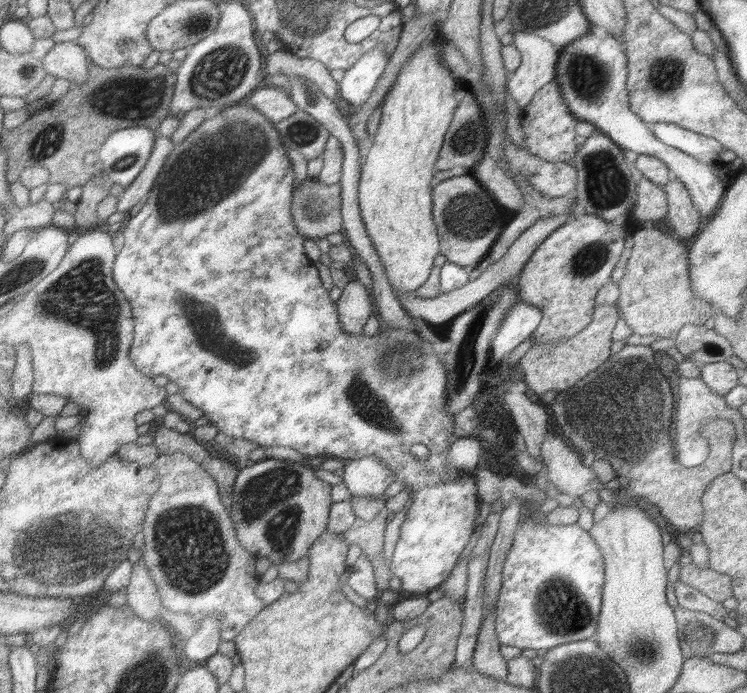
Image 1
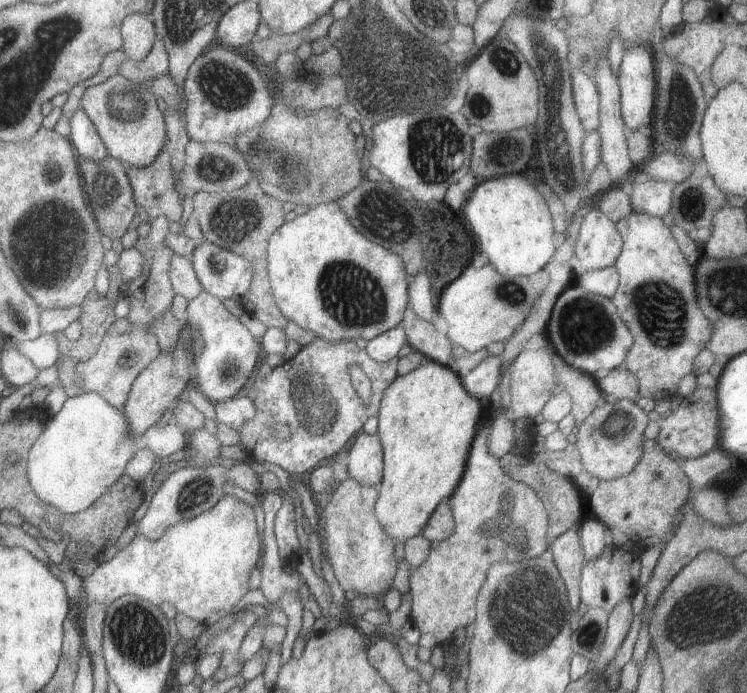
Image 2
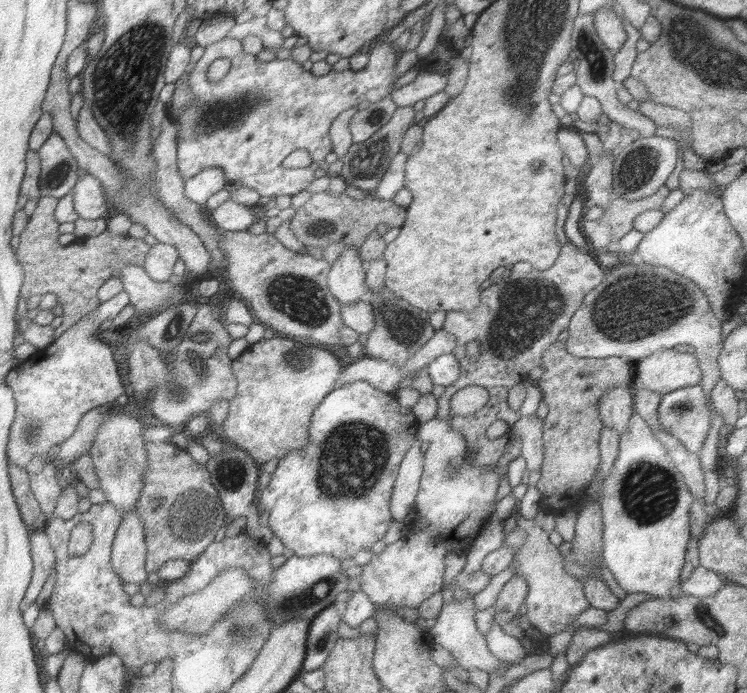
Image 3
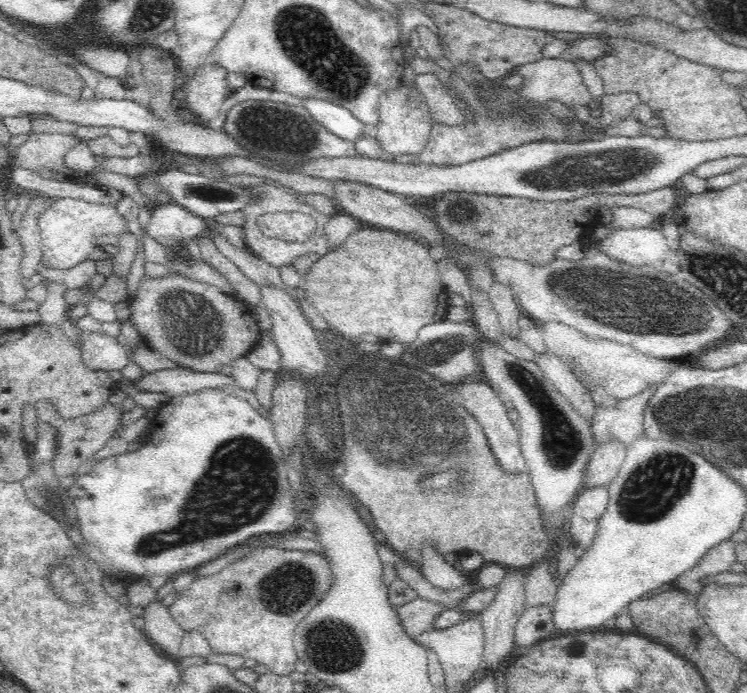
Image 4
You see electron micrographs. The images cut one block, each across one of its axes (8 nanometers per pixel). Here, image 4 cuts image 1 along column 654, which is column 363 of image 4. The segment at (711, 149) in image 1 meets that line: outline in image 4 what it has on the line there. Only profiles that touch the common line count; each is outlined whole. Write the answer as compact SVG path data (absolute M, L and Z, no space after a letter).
M302 98L302 100L304 100L302 108L314 120L318 120L330 134L338 136L340 140L356 144L360 138L364 138L366 134L372 132L358 118L354 118L350 114L350 110L346 110L344 106L338 106L334 102L320 100L320 98Z

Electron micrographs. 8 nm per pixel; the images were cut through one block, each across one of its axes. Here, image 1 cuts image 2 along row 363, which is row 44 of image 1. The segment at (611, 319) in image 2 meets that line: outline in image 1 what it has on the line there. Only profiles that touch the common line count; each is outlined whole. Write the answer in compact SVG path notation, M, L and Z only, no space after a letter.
M591 24L587 34L573 40L571 44L565 44L565 48L559 50L555 76L563 106L575 120L591 124L597 132L605 134L621 150L627 148L637 156L649 156L663 162L669 168L671 176L679 184L683 184L691 198L691 204L695 204L703 222L715 216L715 212L719 210L719 202L723 202L725 196L725 186L719 182L715 164L701 158L693 158L671 146L665 146L663 142L657 142L649 124L639 120L639 116L631 114L627 94L627 52L623 48L621 36L611 34L607 30L599 30L597 24Z

